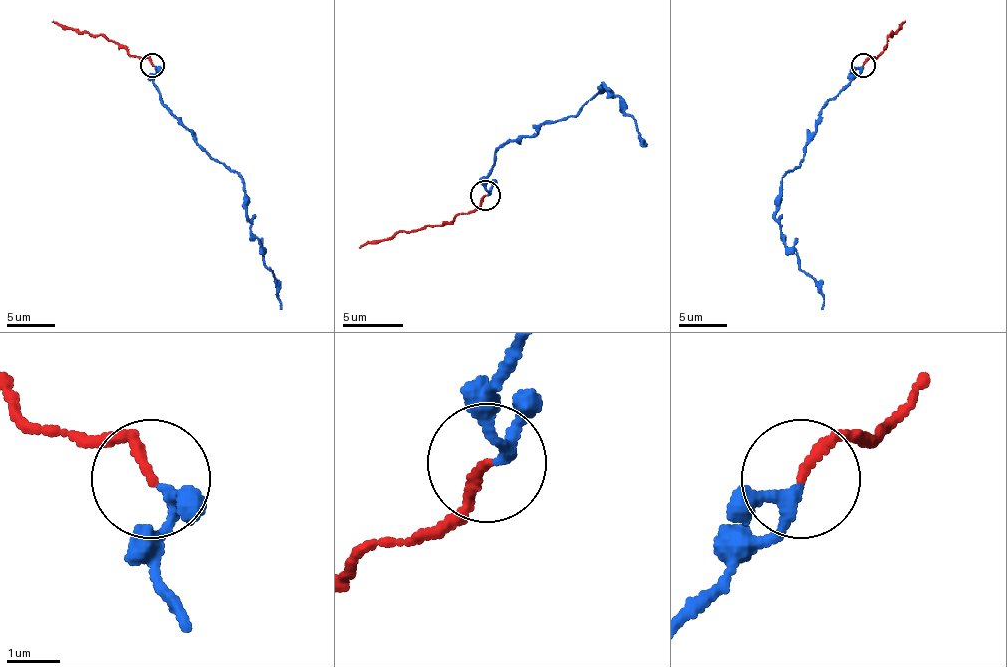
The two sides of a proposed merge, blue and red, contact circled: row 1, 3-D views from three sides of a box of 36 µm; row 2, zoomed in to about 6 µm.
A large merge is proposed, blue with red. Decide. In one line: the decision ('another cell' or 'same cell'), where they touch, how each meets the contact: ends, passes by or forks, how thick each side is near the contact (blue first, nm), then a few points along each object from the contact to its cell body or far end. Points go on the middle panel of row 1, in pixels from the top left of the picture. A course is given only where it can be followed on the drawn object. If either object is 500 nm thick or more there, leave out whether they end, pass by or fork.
another cell; place (485, 195); blue passes by; red ends; calibres 190 and 180 nm; course blue (487, 195), (487, 174), (499, 150), (547, 123), (574, 117), (604, 84), (622, 102), (625, 114), (646, 144); course red (484, 195), (481, 204), (460, 213), (451, 222), (418, 231), (397, 231), (358, 249)

